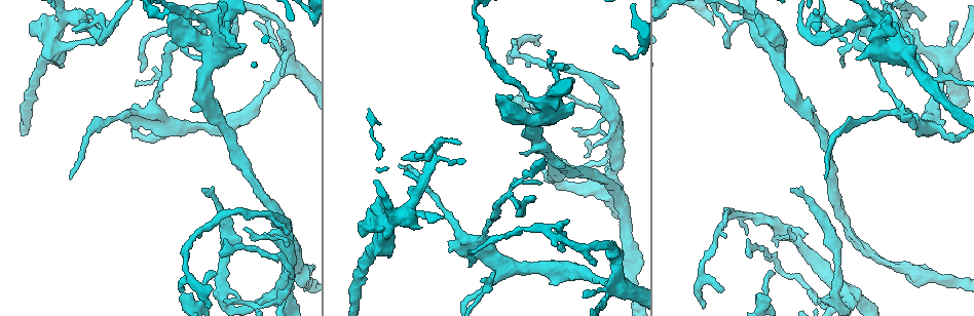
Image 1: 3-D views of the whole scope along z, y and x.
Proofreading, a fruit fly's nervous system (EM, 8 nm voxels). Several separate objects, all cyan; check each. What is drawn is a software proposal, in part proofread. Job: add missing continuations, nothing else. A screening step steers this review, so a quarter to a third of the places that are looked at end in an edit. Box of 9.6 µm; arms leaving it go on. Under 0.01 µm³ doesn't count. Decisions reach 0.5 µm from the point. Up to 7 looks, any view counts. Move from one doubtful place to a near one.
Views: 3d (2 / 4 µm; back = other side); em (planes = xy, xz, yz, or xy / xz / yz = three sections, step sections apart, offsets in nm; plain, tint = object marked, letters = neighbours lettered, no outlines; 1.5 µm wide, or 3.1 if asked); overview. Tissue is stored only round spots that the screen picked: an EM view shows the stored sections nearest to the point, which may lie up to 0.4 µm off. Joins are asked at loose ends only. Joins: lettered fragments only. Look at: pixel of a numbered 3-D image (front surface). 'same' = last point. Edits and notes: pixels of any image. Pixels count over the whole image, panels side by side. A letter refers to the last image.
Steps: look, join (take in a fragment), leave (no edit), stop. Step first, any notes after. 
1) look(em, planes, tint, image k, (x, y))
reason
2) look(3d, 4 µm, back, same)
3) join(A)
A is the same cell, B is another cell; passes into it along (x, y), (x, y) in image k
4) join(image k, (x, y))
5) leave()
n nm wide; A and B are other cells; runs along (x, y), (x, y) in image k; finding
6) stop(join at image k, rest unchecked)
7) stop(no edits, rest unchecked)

look(3d, 2 µm, image 1, (790, 188))
an open end

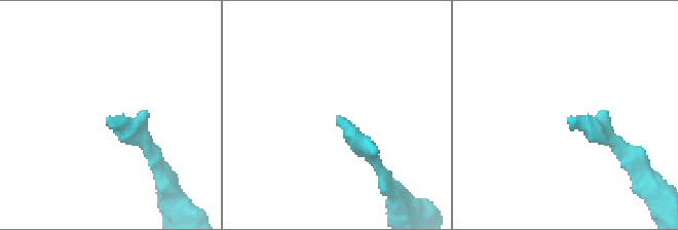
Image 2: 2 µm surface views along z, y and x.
look(em, planes, letters, image 2, (337, 117))

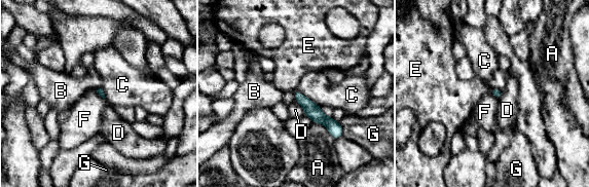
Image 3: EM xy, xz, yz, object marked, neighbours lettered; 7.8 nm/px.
leave()
A, B, C, D, E, F and G are other cells; runs along (296, 92), (339, 134) in image 3; none of them fits

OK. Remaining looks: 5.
look(3d, 4 µm, image 1, (255, 26))
branch stops here

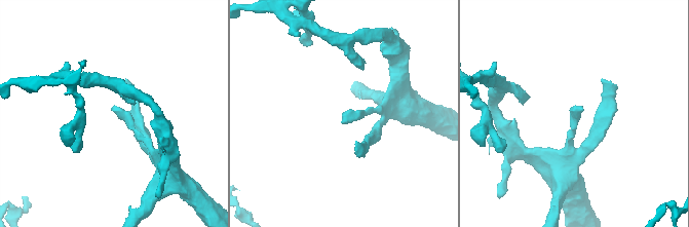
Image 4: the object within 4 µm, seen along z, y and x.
look(em, planes, tint, image 4, (344, 121))
need the tissue

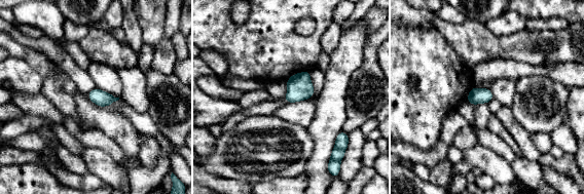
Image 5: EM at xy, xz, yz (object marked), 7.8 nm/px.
look(em, planes, letters, same)

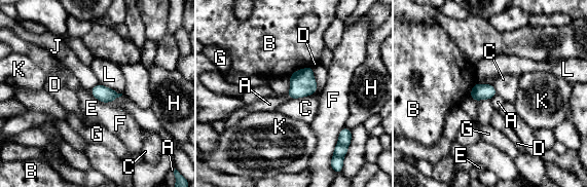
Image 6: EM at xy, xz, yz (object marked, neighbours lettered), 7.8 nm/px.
leave()
A, B, C, D, E, F, G, H, J, K and L are other cells; border along (122, 94), (110, 102), (103, 103) in image 6; no lettered fragment goes on from it

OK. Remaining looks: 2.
look(3d, 4 µm, image 1, (34, 35))
free end

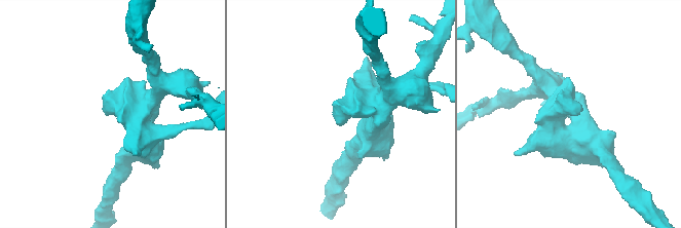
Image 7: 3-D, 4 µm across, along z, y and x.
look(em, planes, letters, image 7, (581, 111))
need the tissue

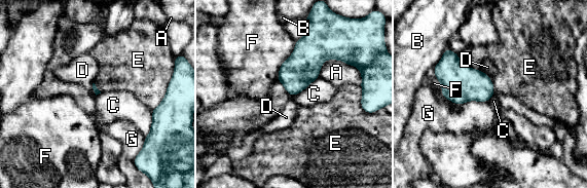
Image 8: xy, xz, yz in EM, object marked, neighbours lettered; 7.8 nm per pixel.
leave()
A touches over 360 nm; A, B, C, D, E, F and G are other cells; border along (152, 110), (150, 132), (145, 137) in image 8; none of them fits

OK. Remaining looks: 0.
stop(no edits, rest unchecked)

